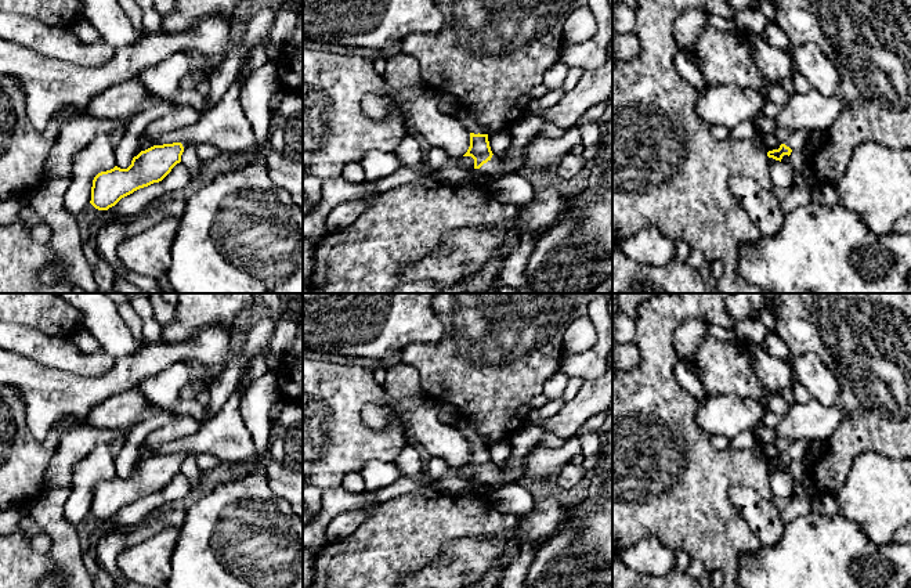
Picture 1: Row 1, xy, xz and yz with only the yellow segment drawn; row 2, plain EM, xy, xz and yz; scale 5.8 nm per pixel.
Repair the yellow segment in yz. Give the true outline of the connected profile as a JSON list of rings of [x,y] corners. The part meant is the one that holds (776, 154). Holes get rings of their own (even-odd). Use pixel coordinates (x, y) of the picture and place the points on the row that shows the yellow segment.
[[[806,129],[791,131],[789,138],[778,149],[769,151],[767,156],[781,162],[784,155],[789,156],[793,149],[805,148],[809,141],[809,134],[810,131]]]

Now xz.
[[[470,133],[470,147],[463,156],[471,156],[474,169],[481,170],[488,177],[506,176],[506,172],[502,169],[502,159],[496,158],[491,151],[488,134]]]

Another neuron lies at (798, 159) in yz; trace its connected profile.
[[[806,145],[802,149],[793,149],[789,155],[789,165],[796,170],[796,173],[802,172],[807,165],[809,158],[811,156],[811,149]]]

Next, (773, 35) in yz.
[[[770,21],[767,24],[762,33],[762,37],[766,44],[780,51],[788,51],[792,47],[792,43],[789,42],[785,30],[776,21]]]

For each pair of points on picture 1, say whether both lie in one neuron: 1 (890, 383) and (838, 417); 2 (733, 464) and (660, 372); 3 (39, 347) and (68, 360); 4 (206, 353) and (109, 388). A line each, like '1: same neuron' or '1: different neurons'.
1: different neurons
2: same neuron
3: same neuron
4: same neuron

